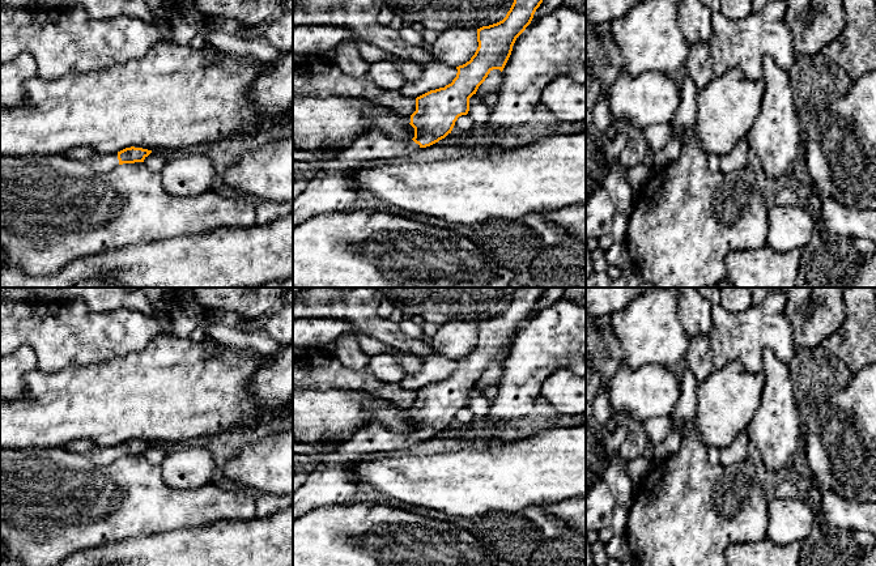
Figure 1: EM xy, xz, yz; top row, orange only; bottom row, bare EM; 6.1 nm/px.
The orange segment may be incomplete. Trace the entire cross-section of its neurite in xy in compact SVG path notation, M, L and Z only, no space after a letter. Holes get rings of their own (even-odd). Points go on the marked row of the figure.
M77 146L63 153L67 158L89 165L98 173L110 171L123 163L144 162L152 150L143 148L126 148L118 153L98 153L88 146Z

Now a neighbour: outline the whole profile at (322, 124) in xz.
M293 95L293 149L310 152L318 159L329 159L348 149L357 139L379 132L392 140L412 140L414 128L388 107L343 95Z

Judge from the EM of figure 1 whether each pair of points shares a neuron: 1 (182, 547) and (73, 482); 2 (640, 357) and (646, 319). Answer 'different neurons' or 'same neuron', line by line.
1: different neurons
2: same neuron

